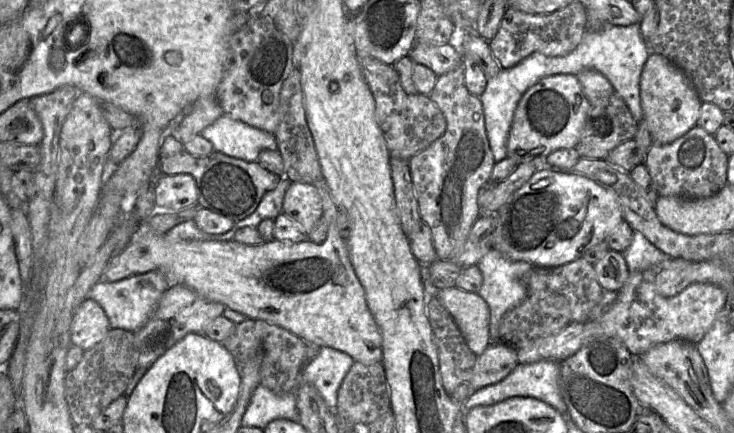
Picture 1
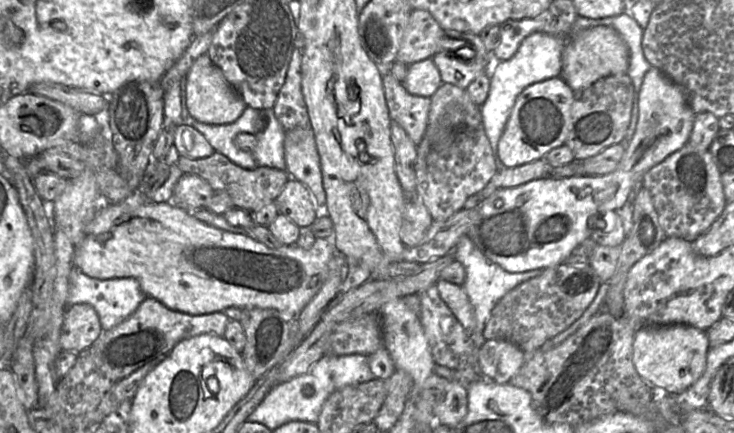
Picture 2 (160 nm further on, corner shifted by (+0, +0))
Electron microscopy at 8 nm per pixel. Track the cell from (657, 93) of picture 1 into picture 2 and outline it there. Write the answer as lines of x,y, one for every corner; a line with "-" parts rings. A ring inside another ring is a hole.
654,66
644,75
639,91
638,114
635,134
626,145
624,155
614,171
601,176
575,175
559,179
534,179
516,187
497,189
481,205
475,207
478,208
478,216
467,236
490,261
508,272
546,269
563,263
574,248
590,237
591,218
603,215
608,210
621,208
636,182
648,170
688,142
696,116
681,88

